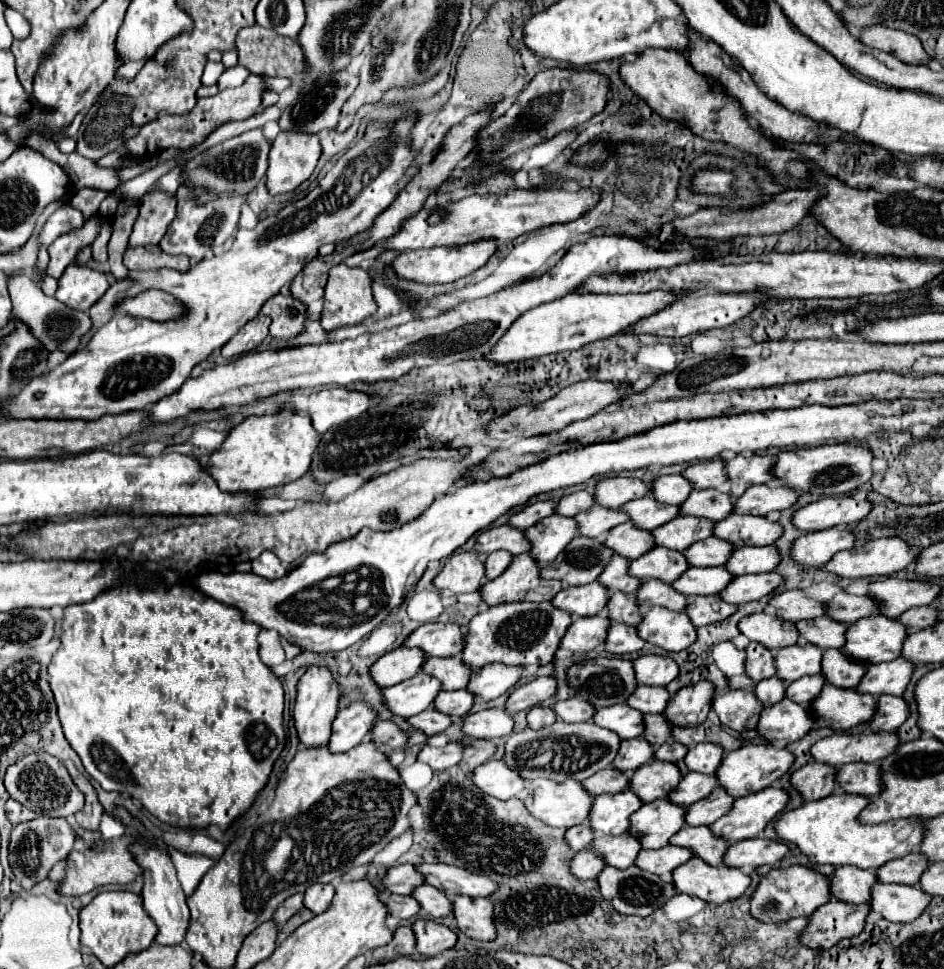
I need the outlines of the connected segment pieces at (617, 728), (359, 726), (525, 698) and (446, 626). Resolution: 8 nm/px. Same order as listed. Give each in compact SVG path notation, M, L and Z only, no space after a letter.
M612 705L598 709L592 717L596 725L602 725L610 731L614 731L620 739L634 739L642 735L642 713L636 709L630 709L630 705Z
M352 703L350 707L338 711L332 721L332 735L328 741L328 749L332 753L344 753L356 747L372 729L376 713L362 703Z
M536 677L534 681L516 687L508 695L508 699L504 703L504 709L506 709L506 713L532 709L534 705L538 705L538 701L544 701L544 699L552 697L554 691L556 691L556 681L552 677Z
M424 623L402 645L418 647L424 657L454 657L462 651L462 631L454 623Z

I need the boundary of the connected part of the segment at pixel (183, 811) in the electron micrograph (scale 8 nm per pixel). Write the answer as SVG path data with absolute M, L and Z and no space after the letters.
M152 575L146 577L150 587L142 589L134 579L118 583L114 589L104 589L100 595L88 603L68 605L64 609L62 619L62 635L60 647L54 653L48 675L50 675L50 689L54 693L54 701L58 705L58 717L64 729L64 735L72 749L82 759L82 765L90 777L94 777L102 789L118 791L124 797L136 797L140 803L156 815L160 821L168 825L202 825L202 827L182 827L182 829L206 829L208 825L218 825L222 831L230 827L230 823L240 817L248 807L254 803L256 793L266 785L268 775L272 771L274 761L278 759L280 751L284 749L284 725L282 725L282 711L284 711L284 689L280 679L260 661L258 657L258 633L260 627L248 621L242 621L242 613L238 609L218 603L212 597L206 597L202 591L190 587L186 581L166 585L162 577Z

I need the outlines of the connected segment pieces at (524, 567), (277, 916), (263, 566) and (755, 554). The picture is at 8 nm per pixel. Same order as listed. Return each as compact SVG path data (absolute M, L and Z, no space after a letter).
M524 553L514 557L506 573L492 581L486 581L480 587L480 595L488 607L494 607L512 601L550 601L550 597L554 597L558 589L562 589L562 583L542 581L538 577L538 565L534 565L534 559Z
M302 893L300 895L294 895L294 897L288 897L278 909L276 909L276 913L272 915L272 921L276 923L276 927L280 929L294 913L298 913L300 909L302 909L304 905L302 905Z
M262 551L262 555L252 561L252 571L256 575L268 577L268 579L278 579L278 577L286 575L284 565L280 563L280 559L272 551Z
M770 545L766 549L734 549L730 559L726 561L726 569L734 575L746 575L746 573L766 573L772 571L778 565L780 557L778 551Z

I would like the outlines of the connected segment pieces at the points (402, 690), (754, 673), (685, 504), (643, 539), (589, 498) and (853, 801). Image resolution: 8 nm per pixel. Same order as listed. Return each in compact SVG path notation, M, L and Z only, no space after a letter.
M416 673L414 677L382 689L384 705L390 713L398 717L412 717L434 703L434 695L438 695L440 685L434 677L426 677L424 673Z
M748 643L744 667L746 667L746 675L752 681L768 679L768 677L772 677L776 673L772 653L764 645L758 645L758 643Z
M692 489L686 501L682 501L680 513L682 515L694 515L694 517L706 517L712 521L720 521L722 517L730 515L732 499L720 489Z
M622 523L610 529L602 543L626 559L640 557L642 553L646 553L646 549L654 547L654 539L650 537L650 531L632 529L630 523Z
M576 491L570 495L564 495L558 503L556 503L556 513L564 515L564 517L572 517L574 513L580 513L582 509L588 509L594 505L594 495L586 493L586 491Z
M832 793L826 799L818 799L814 803L804 803L798 809L792 809L788 813L784 813L776 823L774 823L774 831L778 835L780 841L784 843L794 843L802 855L806 857L814 857L814 863L818 865L854 865L860 869L870 869L876 871L878 867L882 867L886 861L890 859L898 859L898 857L906 857L906 853L914 853L918 851L918 841L922 841L922 825L920 819L898 819L898 821L890 821L890 823L880 823L880 825L860 825L858 823L858 813L870 803L870 797L854 797L848 793Z

